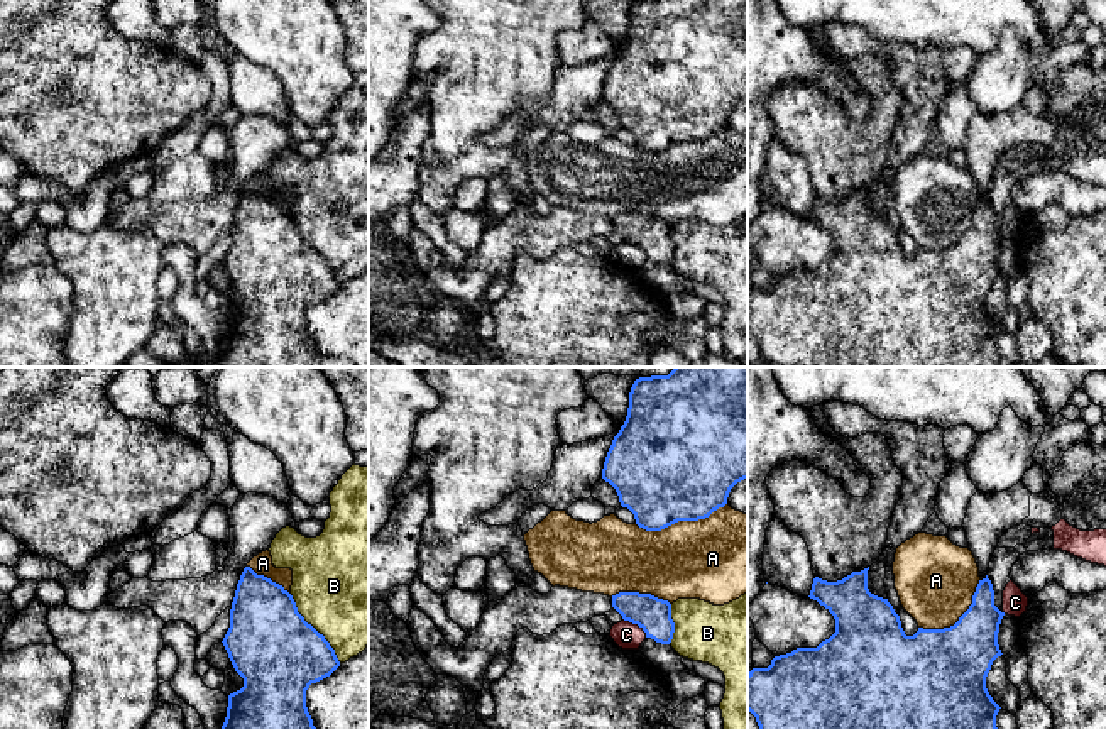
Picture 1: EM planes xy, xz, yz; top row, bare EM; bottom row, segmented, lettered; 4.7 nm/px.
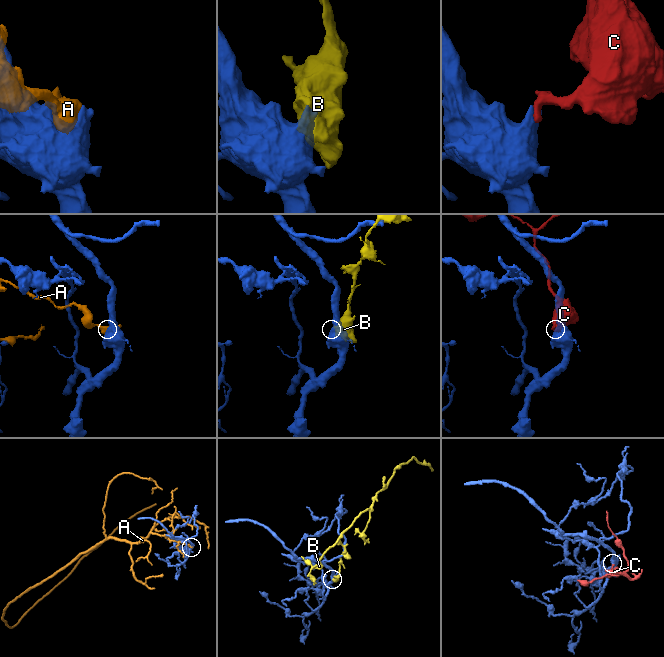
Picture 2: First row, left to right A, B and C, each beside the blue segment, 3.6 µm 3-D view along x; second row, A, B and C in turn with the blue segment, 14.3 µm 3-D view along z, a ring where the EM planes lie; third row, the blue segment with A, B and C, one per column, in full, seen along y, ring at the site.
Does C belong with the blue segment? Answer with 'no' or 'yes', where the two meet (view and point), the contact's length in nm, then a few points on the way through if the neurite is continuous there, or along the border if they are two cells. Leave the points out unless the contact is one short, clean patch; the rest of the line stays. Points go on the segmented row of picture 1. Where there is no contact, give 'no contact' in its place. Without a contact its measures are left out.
no; contact xz (636, 623); length 150 nm; border xz (623, 618), (635, 623), (646, 636)

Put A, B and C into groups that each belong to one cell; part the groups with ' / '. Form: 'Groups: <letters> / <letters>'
Groups: A / B / C

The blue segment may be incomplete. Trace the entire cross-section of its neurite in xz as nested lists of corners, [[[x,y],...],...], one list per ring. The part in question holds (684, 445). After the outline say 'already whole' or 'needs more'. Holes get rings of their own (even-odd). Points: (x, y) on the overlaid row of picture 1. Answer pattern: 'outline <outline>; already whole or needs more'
outline [[[675,367],[668,375],[636,379],[629,392],[626,421],[607,452],[602,479],[616,489],[621,506],[627,507],[634,514],[636,524],[646,531],[661,531],[678,521],[705,519],[724,507],[731,489],[737,482],[747,480],[747,367]]]; already whole

